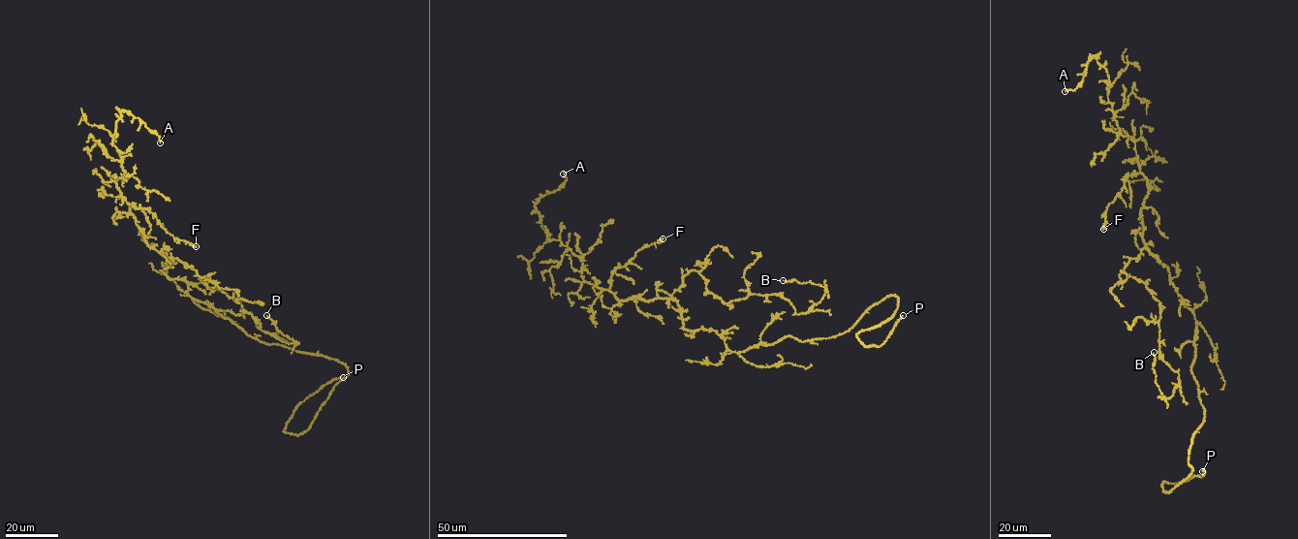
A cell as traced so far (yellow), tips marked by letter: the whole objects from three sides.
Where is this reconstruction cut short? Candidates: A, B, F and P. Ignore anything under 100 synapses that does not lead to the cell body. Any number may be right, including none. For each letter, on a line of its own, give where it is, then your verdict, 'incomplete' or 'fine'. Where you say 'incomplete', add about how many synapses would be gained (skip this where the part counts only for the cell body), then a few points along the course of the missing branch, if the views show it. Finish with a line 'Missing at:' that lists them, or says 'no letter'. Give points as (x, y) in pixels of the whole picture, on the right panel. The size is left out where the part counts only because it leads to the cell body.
A: at (1065, 91); fine
B: at (1154, 352); fine
F: at (1103, 229); fine
P: at (1202, 471); incomplete; missing branch runs (1202, 471), (1227, 448), (1235, 434)
Missing at: P

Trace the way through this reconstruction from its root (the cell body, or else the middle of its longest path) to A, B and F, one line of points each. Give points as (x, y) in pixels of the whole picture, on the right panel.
A: (1193, 312), (1143, 241), (1147, 178), (1115, 119), (1106, 69), (1093, 55), (1079, 84), (1065, 91)
B: (1193, 312), (1146, 248), (1128, 260), (1125, 271), (1160, 303), (1159, 354), (1180, 381), (1169, 397), (1154, 352)
F: (1193, 312), (1143, 241), (1140, 210), (1148, 191), (1140, 174), (1126, 176), (1103, 229)

